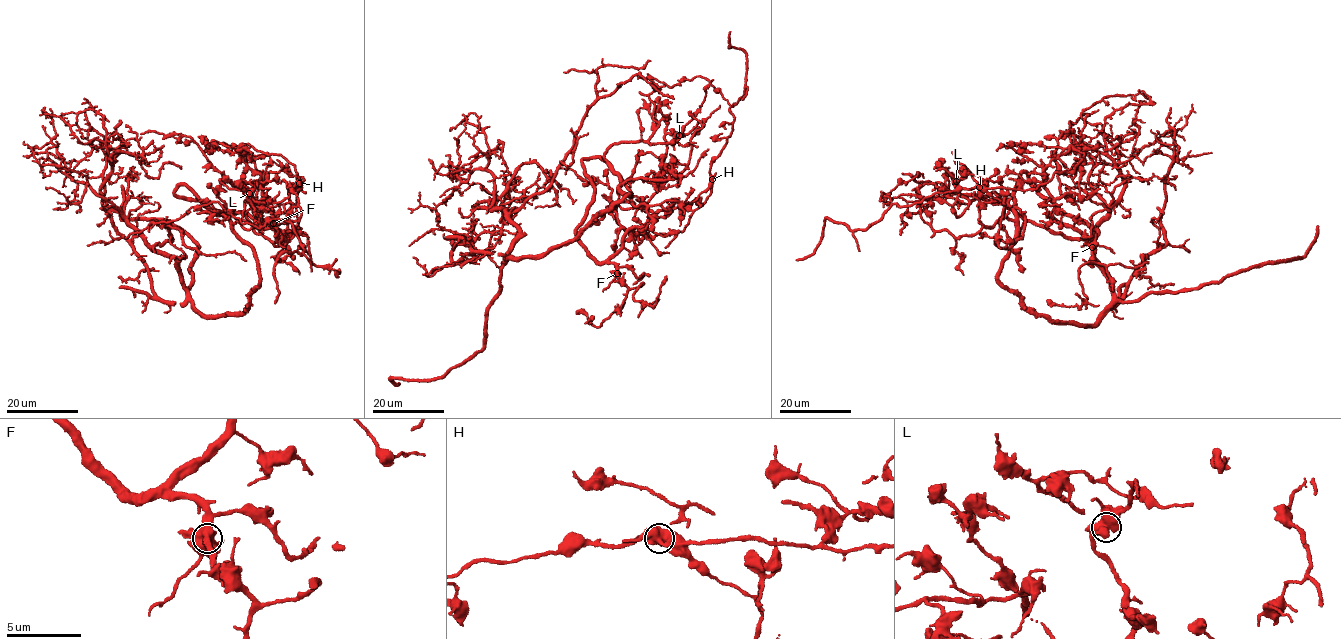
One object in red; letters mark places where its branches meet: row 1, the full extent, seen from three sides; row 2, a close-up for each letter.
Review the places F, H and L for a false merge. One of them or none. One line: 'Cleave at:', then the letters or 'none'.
Cleave at: H

